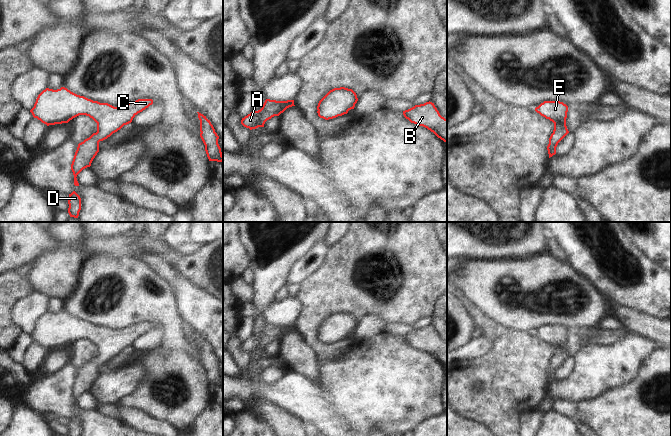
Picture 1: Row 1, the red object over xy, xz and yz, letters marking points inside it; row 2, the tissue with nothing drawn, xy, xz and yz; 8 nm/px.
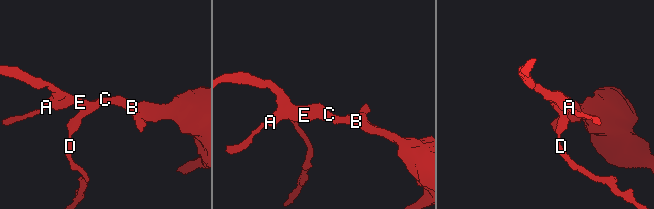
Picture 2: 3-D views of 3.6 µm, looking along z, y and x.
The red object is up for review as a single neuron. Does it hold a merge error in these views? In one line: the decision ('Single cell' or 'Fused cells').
Single cell

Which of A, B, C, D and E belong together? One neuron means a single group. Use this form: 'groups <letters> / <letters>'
groups A B C D E

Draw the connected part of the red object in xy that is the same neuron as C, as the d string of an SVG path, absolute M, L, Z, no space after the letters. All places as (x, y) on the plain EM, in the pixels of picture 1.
M65 311L53 314L46 312L37 321L34 331L30 334L34 342L49 349L68 347L79 339L86 339L97 347L97 356L78 368L71 394L74 409L79 410L77 399L90 391L99 376L99 366L107 363L150 329L152 323L138 323L124 329L114 331L108 327L93 325L77 319Z

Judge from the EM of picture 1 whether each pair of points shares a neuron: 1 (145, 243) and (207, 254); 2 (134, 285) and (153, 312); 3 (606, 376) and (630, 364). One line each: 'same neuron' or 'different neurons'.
1: same neuron
2: same neuron
3: same neuron

